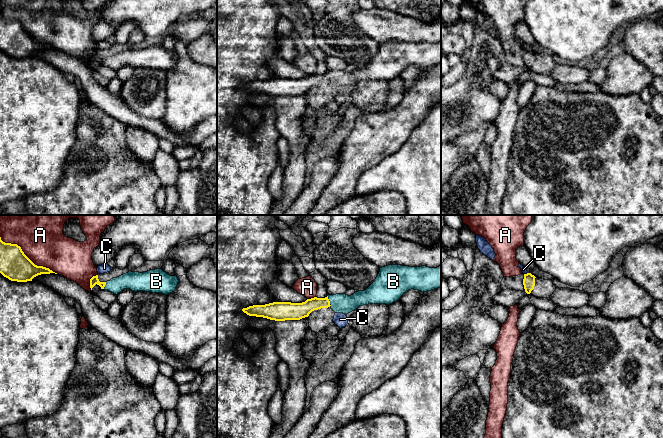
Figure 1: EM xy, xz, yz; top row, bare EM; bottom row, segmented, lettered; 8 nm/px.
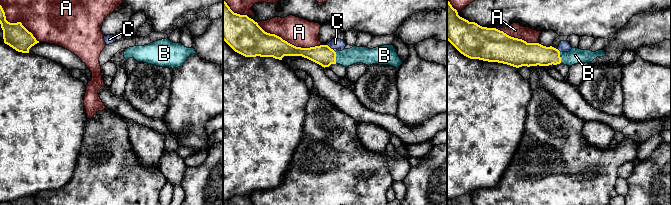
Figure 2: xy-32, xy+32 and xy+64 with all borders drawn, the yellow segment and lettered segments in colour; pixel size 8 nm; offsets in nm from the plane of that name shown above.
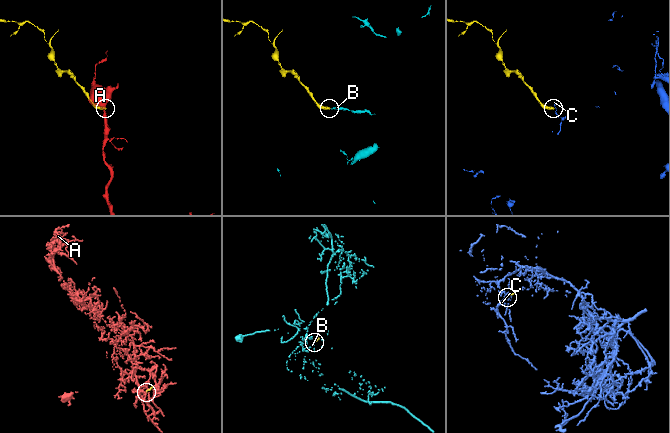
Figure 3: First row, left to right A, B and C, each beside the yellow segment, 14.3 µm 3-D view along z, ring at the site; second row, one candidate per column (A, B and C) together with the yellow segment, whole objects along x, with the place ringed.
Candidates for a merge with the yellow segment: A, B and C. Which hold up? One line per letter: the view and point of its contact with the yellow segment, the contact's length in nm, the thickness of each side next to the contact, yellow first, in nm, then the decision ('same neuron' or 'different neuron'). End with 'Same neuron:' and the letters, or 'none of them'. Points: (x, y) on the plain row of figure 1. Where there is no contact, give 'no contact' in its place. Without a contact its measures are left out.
A: meets yellow in xy at (26, 32); contact 550 nm long; 240 nm thick on the yellow side, 340 nm on the other; different neuron
B: meets yellow in xz at (329, 77); contact 90 nm long; 130 nm thick on the yellow side, 160 nm on the other; same neuron
C: meets yellow in yz at (527, 49); contact 40 nm long; 100 nm thick on the yellow side, 50 nm on the other; different neuron
Same neuron: B

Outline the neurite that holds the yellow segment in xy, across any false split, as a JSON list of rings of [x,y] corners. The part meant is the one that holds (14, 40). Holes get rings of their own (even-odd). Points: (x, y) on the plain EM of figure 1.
[[[0,13],[0,49],[11,57],[27,58],[41,50],[55,49],[35,41],[17,20],[5,19]]]

